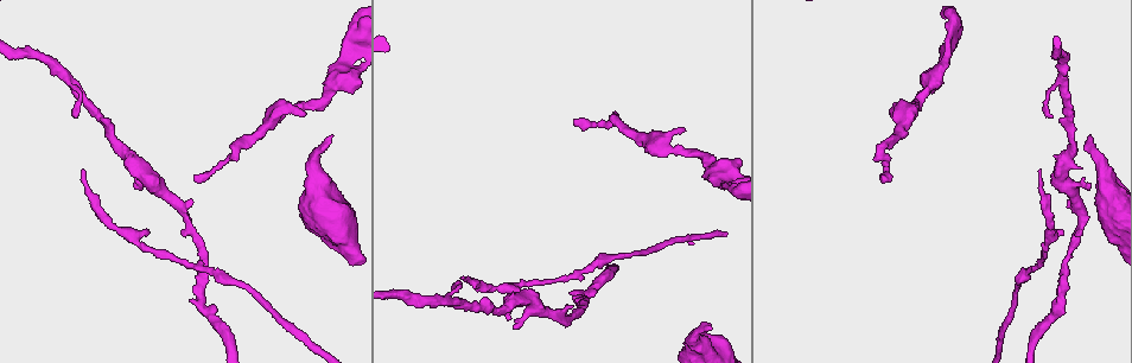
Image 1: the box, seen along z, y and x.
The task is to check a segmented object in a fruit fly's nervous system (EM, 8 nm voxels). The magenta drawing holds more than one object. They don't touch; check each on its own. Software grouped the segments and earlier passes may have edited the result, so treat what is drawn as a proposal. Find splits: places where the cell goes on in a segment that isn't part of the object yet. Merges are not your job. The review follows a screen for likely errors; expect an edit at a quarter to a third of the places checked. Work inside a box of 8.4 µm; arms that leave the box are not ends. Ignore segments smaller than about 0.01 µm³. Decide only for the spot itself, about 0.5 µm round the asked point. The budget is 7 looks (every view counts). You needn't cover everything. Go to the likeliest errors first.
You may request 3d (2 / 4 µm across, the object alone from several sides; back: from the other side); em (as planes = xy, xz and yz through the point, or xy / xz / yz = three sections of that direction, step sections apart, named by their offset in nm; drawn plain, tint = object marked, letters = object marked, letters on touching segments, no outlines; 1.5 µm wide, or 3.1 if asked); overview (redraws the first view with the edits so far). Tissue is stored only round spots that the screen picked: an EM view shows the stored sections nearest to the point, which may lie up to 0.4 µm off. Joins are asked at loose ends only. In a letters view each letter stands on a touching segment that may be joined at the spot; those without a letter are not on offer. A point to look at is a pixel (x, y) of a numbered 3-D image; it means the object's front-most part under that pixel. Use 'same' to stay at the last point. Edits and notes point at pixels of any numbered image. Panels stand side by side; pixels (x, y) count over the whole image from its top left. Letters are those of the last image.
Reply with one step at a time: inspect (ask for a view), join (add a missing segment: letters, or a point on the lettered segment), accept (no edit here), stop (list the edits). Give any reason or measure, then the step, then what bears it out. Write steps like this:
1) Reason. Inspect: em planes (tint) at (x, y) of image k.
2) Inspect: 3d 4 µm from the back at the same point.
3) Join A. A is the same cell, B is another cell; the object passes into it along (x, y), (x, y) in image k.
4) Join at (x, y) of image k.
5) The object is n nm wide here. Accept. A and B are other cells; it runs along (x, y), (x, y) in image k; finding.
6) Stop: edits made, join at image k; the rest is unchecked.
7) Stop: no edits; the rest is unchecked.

An open end. Inspect: 3d 4 µm at (1088, 136) of image 1.

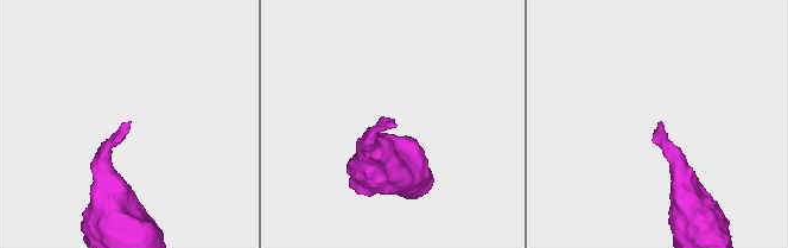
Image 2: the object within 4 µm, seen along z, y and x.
Inspect: em xz step 4 (letters) at (659, 123) of image 2.

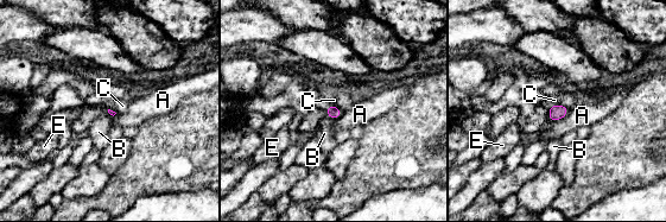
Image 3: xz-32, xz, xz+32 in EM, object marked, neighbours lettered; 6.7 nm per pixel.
The longest contact is with A, 170 nm. Accept. A, B, C and E are other cells; no lettered segment goes on from it.

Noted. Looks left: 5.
Thin end. Inspect: em xz step 4 (letters) at (884, 182) of image 1.

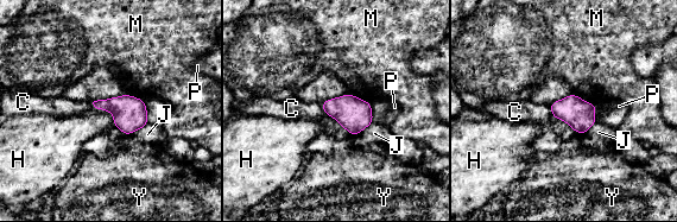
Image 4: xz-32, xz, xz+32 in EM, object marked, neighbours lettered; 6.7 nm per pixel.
Inspect: em planes (letters) at the same point.

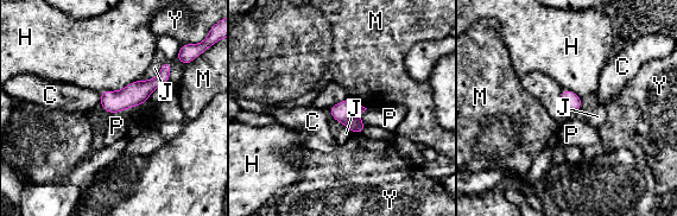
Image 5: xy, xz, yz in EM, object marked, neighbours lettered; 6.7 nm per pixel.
The object is 130 nm wide here; the longest contact is with H, 300 nm. Accept. C, H, J, M, P and Y are other cells; no lettered segment goes on from it.

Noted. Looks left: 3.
Inspect: 3d 2 µm at (513, 328) of image 1.

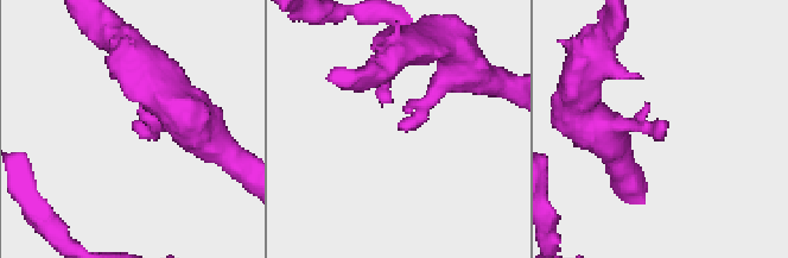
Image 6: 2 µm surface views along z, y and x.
Need the tissue. Inspect: em xz step 4 (tint) at (662, 130) of image 6.

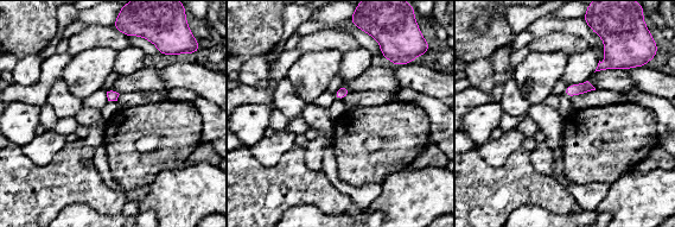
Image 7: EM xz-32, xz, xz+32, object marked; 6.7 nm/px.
Cut it another way. Inspect: em planes (letters) at the same point.

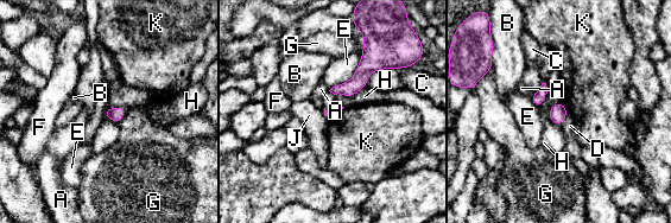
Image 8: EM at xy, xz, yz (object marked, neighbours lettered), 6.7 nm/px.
Accept. A, B, C, D, E, F, G, H, J and K are other cells; a border runs along (568, 113), (559, 126) in image 8; no lettered segment goes on from it.

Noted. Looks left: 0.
Stop: no edits; the rest is unchecked.

